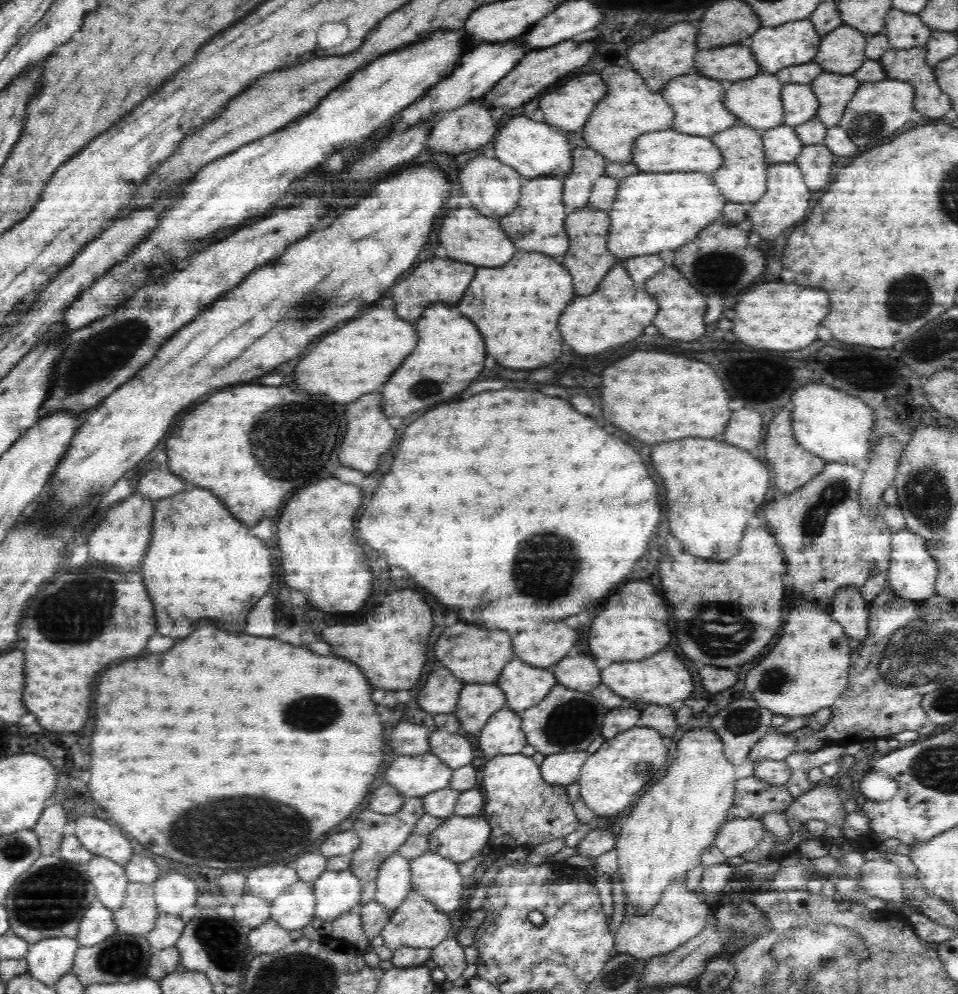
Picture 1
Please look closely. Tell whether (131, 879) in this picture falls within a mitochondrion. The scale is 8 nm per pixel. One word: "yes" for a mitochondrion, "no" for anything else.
no

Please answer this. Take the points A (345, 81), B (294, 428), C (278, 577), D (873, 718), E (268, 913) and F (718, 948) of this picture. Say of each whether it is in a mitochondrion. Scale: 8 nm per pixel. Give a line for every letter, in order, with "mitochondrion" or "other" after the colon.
A: other
B: mitochondrion
C: other
D: other
E: other
F: other

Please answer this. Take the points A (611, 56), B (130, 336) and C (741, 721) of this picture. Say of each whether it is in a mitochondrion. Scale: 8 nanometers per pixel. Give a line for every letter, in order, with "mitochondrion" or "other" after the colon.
A: other
B: mitochondrion
C: mitochondrion

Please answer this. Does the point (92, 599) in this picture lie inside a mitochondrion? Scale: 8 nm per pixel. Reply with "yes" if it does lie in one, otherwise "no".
yes

